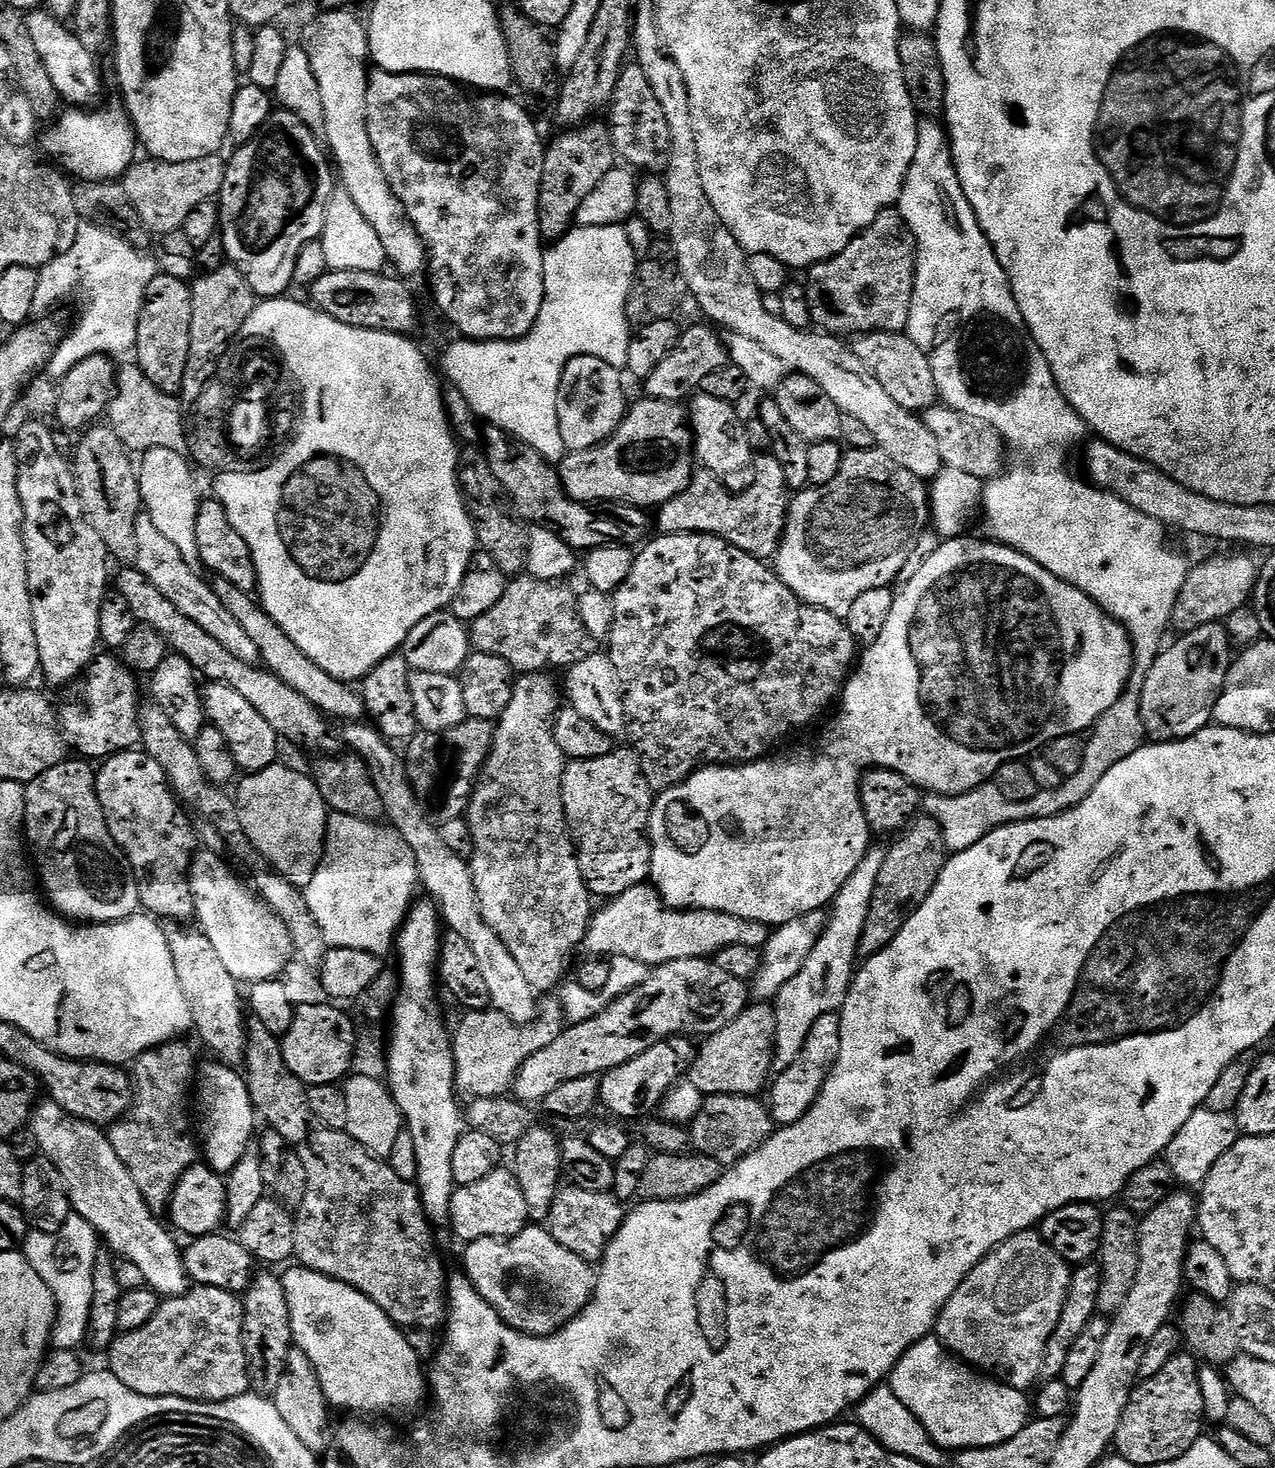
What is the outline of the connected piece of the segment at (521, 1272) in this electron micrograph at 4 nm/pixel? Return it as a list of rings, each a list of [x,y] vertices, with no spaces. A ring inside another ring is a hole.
[[[547,1227],[525,1228],[516,1236],[501,1238],[482,1238],[473,1240],[467,1245],[464,1260],[468,1263],[466,1275],[476,1287],[477,1294],[492,1308],[500,1313],[500,1317],[514,1329],[532,1334],[536,1329],[536,1312],[570,1312],[577,1317],[588,1307],[594,1291],[594,1272],[589,1261],[578,1254],[566,1250],[557,1242]]]

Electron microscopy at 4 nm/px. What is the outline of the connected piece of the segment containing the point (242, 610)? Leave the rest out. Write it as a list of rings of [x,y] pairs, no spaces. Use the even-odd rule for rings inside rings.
[[[219,578],[211,581],[211,588],[216,593],[222,606],[226,608],[237,620],[239,626],[250,634],[251,641],[258,646],[263,667],[273,672],[279,680],[286,682],[290,690],[302,694],[315,708],[320,709],[325,716],[335,718],[340,722],[356,722],[365,715],[366,709],[361,693],[352,692],[353,685],[343,680],[335,680],[326,670],[316,665],[316,661],[309,658],[302,649],[292,641],[274,621],[265,614],[264,609],[249,593],[238,590],[230,582]],[[361,715],[361,716],[360,716]]]

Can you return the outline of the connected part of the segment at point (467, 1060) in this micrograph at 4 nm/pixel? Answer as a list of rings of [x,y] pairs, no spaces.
[[[548,999],[552,1000],[546,1001],[545,1004],[543,1001],[542,1007],[539,1009],[536,1019],[533,1020],[530,1024],[516,1024],[510,1018],[506,1018],[501,1012],[495,1010],[468,1010],[463,1013],[465,1016],[461,1018],[460,1025],[457,1026],[456,1032],[454,1028],[454,1035],[451,1037],[452,1053],[456,1059],[456,1087],[461,1093],[469,1092],[467,1095],[472,1098],[478,1096],[502,1096],[505,1095],[505,1093],[507,1093],[509,1089],[513,1087],[513,1085],[515,1085],[516,1071],[524,1065],[528,1058],[534,1054],[538,1054],[538,1050],[542,1050],[542,1046],[550,1046],[550,1042],[554,1042],[554,1038],[558,1038],[558,1034],[562,1034],[566,1027],[564,1010],[560,1007],[559,999]]]

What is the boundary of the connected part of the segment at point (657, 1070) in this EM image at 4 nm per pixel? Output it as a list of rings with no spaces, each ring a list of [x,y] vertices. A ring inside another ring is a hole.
[[[676,1038],[658,1040],[654,1046],[650,1046],[642,1054],[630,1058],[622,1066],[612,1068],[599,1077],[600,1099],[603,1107],[608,1107],[613,1112],[613,1117],[636,1116],[647,1108],[652,1108],[663,1101],[669,1088],[677,1083],[682,1070],[687,1069],[693,1055],[694,1044],[691,1039]]]

